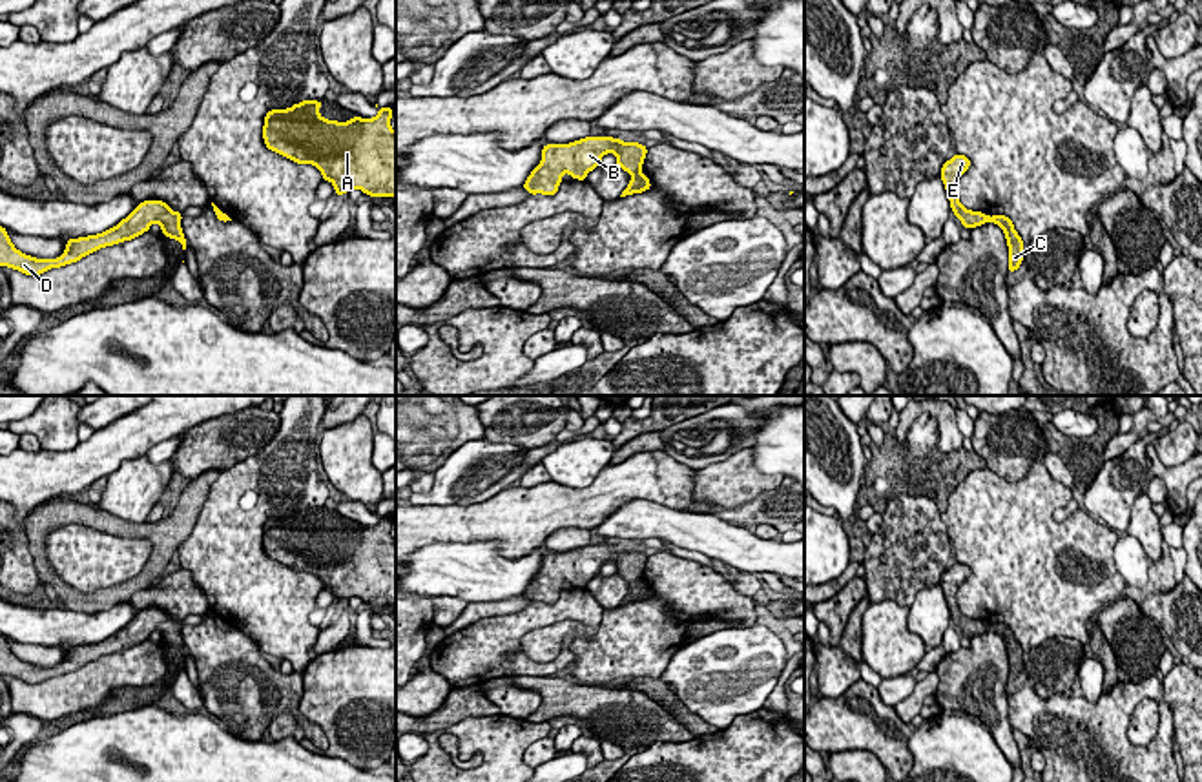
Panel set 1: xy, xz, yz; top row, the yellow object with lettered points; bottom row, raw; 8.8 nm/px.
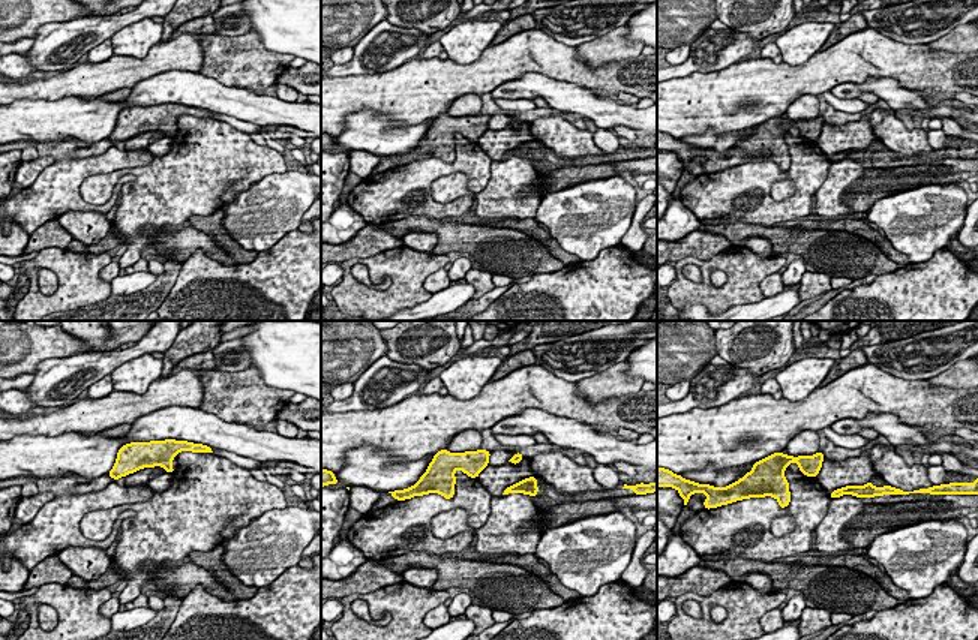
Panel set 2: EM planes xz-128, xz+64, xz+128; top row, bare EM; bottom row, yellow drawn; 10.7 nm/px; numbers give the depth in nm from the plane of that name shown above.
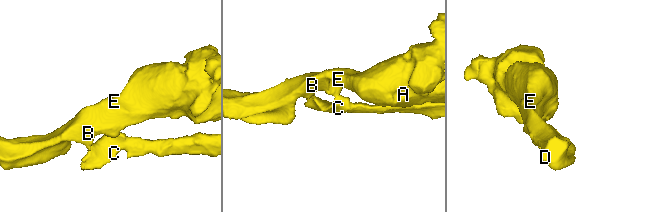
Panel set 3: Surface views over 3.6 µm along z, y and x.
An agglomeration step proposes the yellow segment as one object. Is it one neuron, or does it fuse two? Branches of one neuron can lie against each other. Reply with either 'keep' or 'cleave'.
cleave

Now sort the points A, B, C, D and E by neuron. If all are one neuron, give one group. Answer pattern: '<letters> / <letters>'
A B D E / C

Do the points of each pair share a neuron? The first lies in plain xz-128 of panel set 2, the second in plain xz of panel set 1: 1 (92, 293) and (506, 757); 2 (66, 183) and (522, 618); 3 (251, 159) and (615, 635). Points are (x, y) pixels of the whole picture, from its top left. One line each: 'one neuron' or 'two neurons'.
1: one neuron
2: one neuron
3: one neuron

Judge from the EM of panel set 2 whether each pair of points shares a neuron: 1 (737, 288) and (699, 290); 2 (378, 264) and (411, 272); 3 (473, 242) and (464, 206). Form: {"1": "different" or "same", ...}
{"1": "same", "2": "same", "3": "different"}

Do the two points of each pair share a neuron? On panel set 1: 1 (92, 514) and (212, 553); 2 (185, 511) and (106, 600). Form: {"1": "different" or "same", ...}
{"1": "different", "2": "same"}

